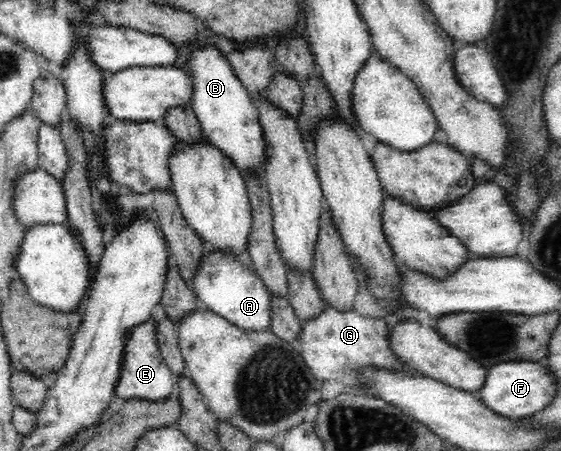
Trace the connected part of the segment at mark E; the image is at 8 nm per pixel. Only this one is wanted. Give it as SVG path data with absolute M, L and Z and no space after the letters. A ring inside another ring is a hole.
M151 317L147 322L138 324L137 327L131 329L129 340L127 340L125 346L125 356L123 356L122 360L121 378L119 378L117 387L115 387L115 392L121 401L145 399L148 402L161 402L169 398L171 392L173 392L173 380L175 380L176 375L172 374L170 368L166 365L166 361L160 355L159 345L155 336L155 324L155 319Z

